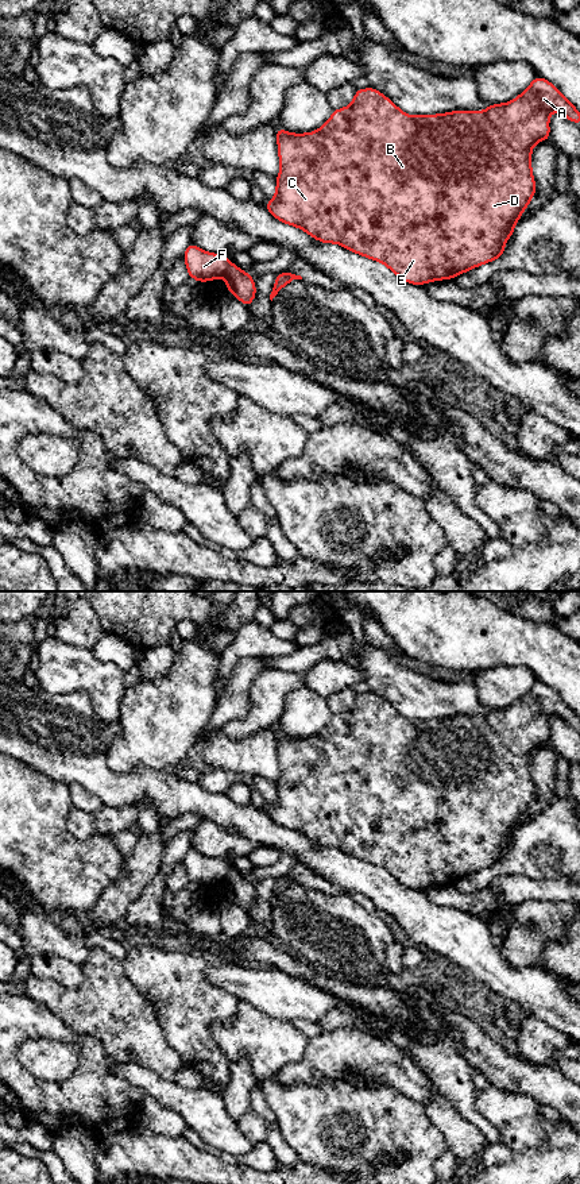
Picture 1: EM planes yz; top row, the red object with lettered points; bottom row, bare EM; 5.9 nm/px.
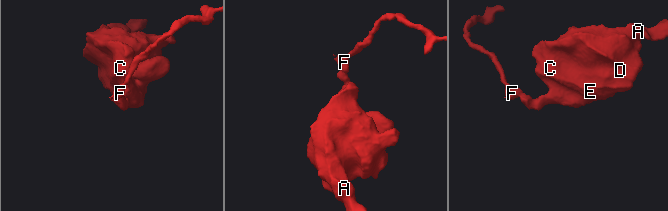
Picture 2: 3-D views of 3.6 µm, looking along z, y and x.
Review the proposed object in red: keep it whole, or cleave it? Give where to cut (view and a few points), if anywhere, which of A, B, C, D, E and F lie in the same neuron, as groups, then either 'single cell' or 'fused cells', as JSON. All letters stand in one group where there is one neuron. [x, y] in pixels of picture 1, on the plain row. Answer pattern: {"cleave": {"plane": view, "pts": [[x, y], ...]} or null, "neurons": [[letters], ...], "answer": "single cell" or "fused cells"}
{"cleave": {"plane": "yz", "pts": [[231, 870], [223, 880]]}, "neurons": [["A", "B", "C", "D", "E"], ["F"]], "answer": "fused cells"}

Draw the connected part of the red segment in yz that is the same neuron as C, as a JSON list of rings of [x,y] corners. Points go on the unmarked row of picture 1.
[[[540,680],[513,706],[490,709],[483,717],[455,716],[440,720],[409,721],[375,693],[356,694],[353,707],[347,713],[333,714],[330,724],[317,736],[290,738],[282,732],[277,732],[281,779],[275,783],[275,802],[266,806],[264,810],[282,828],[303,834],[318,846],[337,848],[352,857],[384,868],[407,888],[425,890],[438,884],[453,884],[459,879],[492,867],[506,857],[503,846],[511,842],[515,826],[521,825],[522,817],[535,799],[535,786],[531,776],[531,752],[544,744],[550,745],[549,720],[553,716],[558,716],[568,725],[580,729],[580,718],[575,710],[553,689]]]

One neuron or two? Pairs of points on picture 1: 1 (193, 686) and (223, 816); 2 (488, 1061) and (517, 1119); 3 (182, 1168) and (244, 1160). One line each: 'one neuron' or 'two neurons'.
1: two neurons
2: two neurons
3: two neurons

